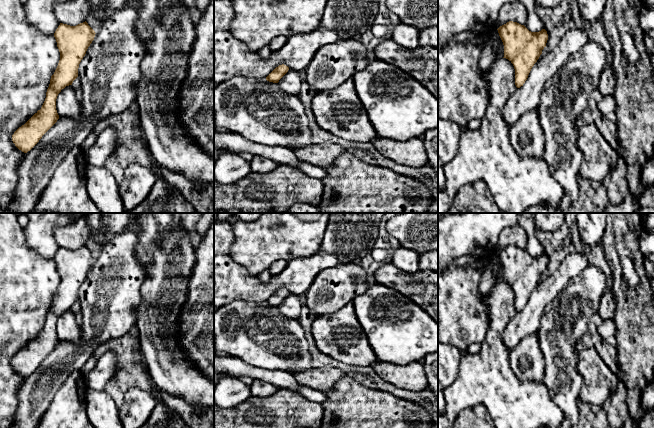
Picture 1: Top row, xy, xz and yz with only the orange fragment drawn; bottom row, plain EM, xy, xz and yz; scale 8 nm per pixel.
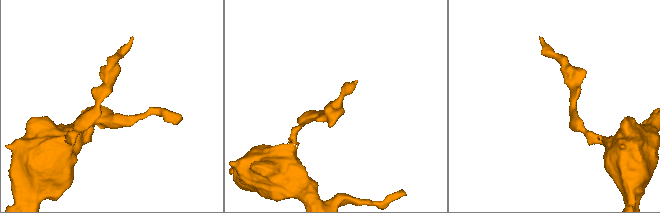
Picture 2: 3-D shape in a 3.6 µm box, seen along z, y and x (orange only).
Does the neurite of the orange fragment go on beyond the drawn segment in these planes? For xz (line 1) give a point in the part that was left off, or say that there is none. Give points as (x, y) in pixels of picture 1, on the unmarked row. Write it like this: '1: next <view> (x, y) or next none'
1: next none

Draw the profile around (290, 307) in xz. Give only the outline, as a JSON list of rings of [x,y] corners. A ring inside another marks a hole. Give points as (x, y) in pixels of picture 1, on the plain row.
[[[289,292],[288,296],[279,304],[278,310],[286,318],[299,320],[302,305],[298,295]]]

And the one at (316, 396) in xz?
[[[302,386],[297,392],[313,402],[322,403],[326,400],[326,396],[323,392],[310,389],[307,387]]]

